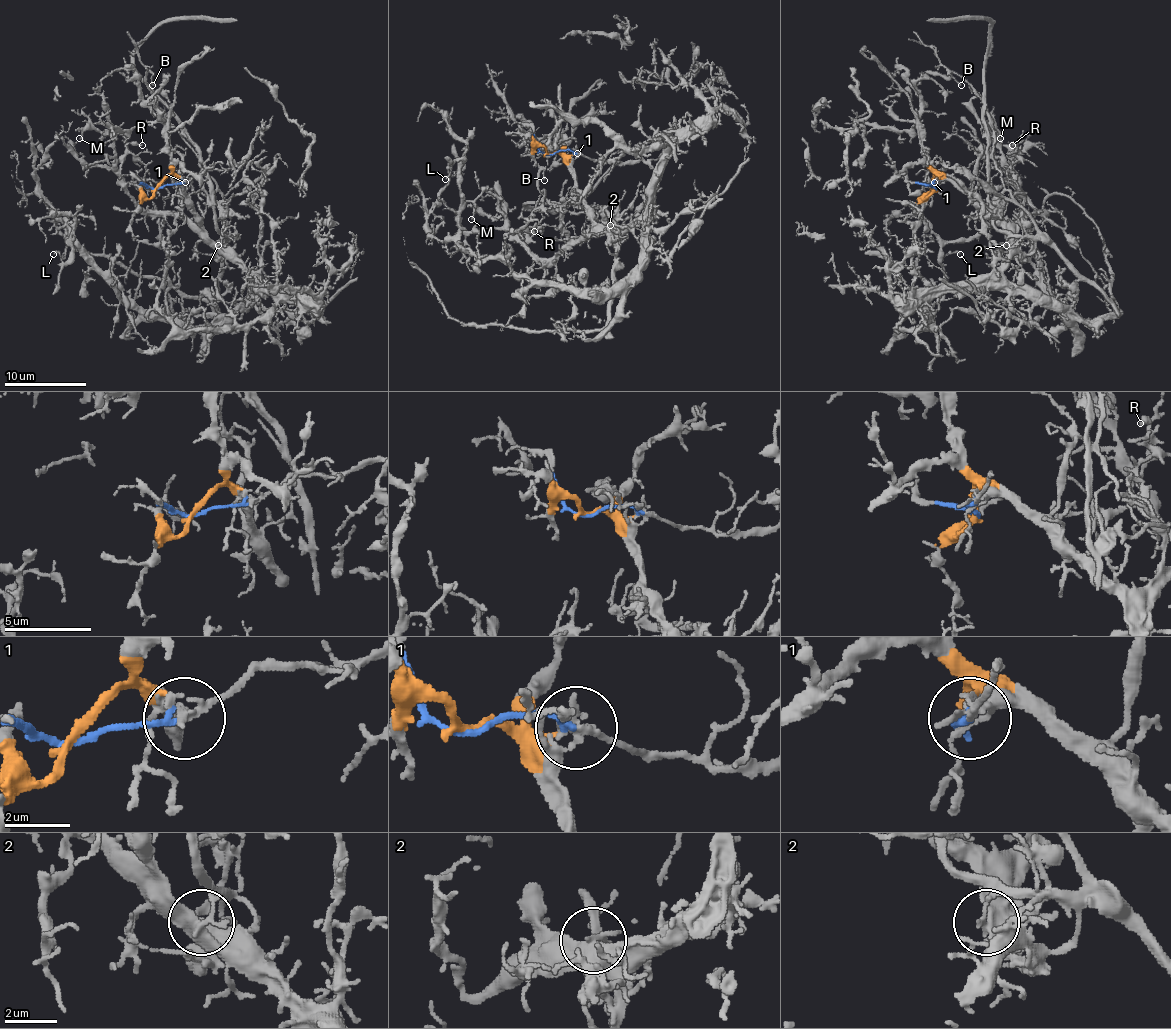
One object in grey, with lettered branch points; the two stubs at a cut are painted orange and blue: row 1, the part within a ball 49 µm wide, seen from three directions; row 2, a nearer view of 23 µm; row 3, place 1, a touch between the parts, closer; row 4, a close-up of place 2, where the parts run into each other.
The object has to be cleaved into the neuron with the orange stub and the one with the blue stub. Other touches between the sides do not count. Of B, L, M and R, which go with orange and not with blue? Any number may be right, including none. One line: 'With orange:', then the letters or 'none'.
With orange: L, M, R

